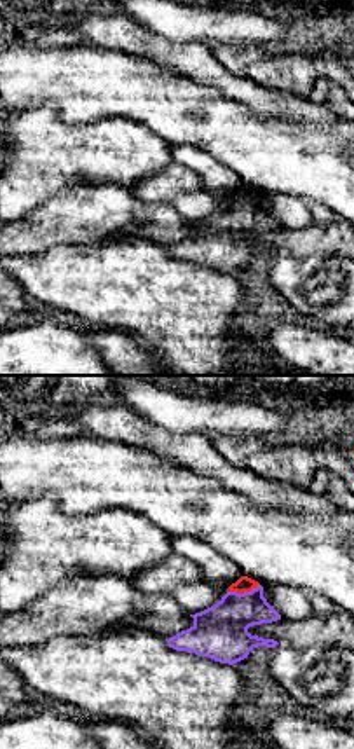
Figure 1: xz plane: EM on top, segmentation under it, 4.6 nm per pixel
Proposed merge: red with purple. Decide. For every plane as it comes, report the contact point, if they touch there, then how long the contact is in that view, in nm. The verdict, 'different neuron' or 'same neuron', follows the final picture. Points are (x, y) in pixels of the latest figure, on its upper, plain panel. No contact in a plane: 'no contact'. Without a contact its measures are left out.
meets red at (243, 201); contact 160 nm long

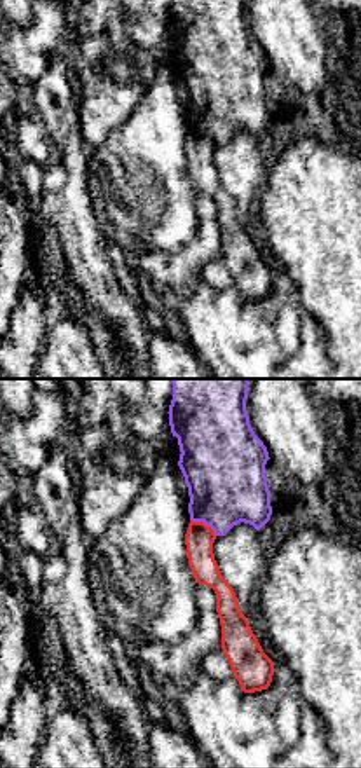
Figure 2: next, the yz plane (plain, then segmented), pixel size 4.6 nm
meets red at (203, 131); contact 150 nm long

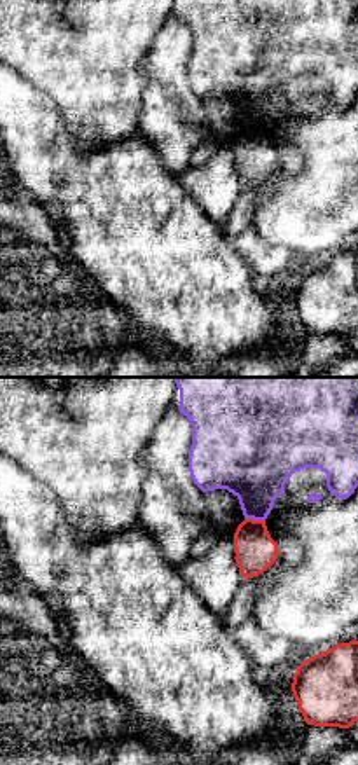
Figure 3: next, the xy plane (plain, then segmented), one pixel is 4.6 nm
meets red at (255, 130); contact 100 nm long

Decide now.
different neuron

